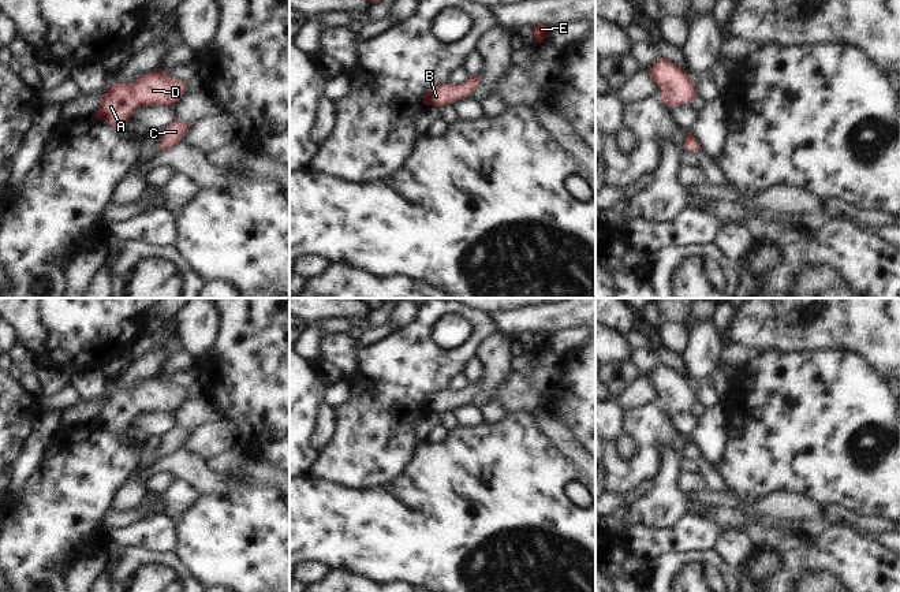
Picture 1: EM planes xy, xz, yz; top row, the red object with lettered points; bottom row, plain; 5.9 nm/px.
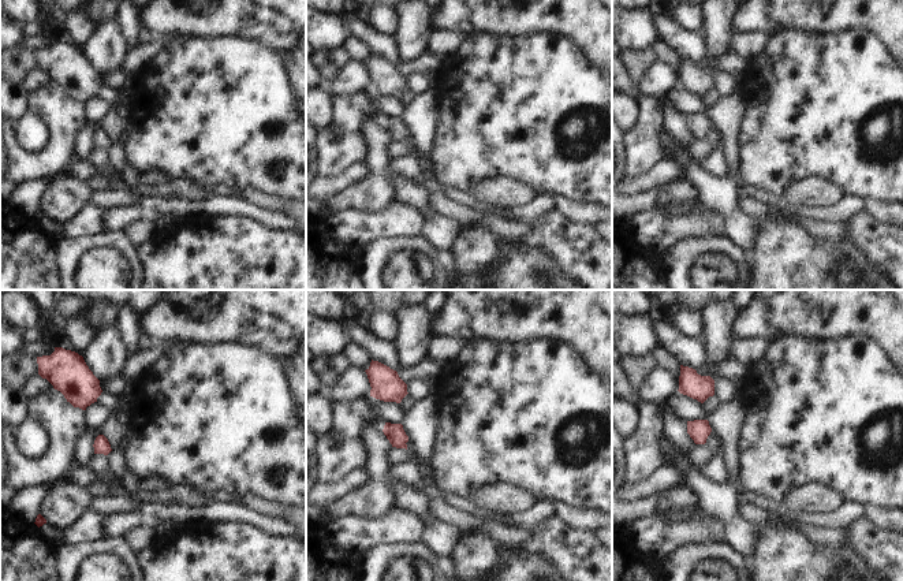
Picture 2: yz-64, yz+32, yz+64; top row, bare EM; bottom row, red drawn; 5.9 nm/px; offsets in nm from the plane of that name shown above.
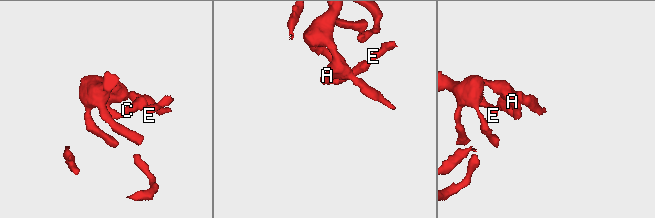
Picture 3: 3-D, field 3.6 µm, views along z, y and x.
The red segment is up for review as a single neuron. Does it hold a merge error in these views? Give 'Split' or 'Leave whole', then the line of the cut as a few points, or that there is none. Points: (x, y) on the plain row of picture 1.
Leave whole. No split

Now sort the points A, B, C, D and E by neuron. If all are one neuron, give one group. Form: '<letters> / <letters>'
A B C D E

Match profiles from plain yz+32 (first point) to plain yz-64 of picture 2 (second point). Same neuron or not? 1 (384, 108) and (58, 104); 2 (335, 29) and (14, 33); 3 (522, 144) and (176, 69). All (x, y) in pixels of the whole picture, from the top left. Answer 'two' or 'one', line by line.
1: two
2: one
3: one

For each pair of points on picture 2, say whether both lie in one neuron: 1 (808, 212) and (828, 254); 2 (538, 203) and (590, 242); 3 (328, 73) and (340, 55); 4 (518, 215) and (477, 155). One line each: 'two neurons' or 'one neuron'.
1: two neurons
2: two neurons
3: one neuron
4: two neurons

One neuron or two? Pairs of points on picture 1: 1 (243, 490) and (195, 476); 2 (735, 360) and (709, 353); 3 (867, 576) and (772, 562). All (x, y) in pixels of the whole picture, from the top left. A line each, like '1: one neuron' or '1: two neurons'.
1: two neurons
2: two neurons
3: two neurons

